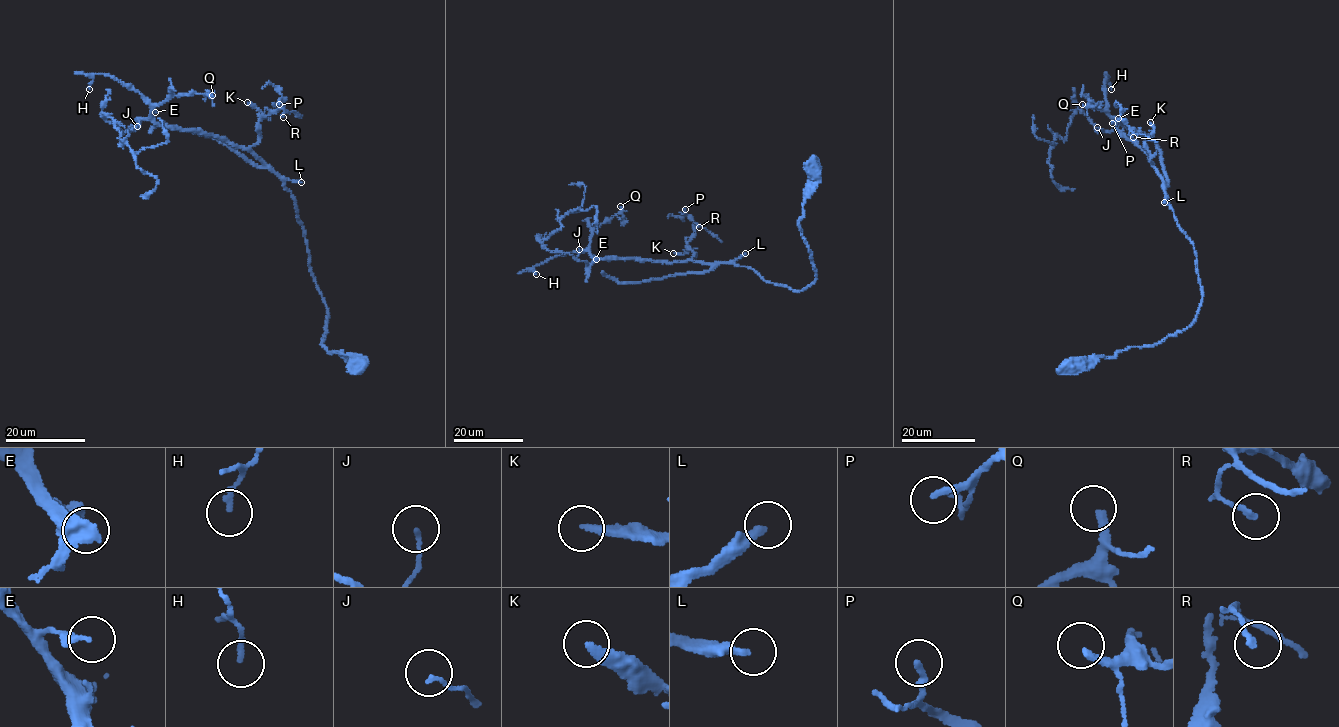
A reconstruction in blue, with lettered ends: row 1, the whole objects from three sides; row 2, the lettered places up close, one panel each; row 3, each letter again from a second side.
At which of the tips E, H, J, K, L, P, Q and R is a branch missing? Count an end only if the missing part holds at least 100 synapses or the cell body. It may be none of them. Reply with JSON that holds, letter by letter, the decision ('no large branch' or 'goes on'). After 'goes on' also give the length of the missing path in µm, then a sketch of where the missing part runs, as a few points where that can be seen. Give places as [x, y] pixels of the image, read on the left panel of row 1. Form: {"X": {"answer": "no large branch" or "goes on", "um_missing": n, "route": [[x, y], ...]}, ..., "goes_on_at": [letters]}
{"E": {"answer": "no large branch"}, "H": {"answer": "no large branch"}, "J": {"answer": "no large branch"}, "K": {"answer": "no large branch"}, "L": {"answer": "goes on", "um_missing": 120, "route": [[301, 182], [286, 272], [251, 277], [219, 255], [224, 241], [246, 284], [197, 296], [205, 271]]}, "P": {"answer": "no large branch"}, "Q": {"answer": "goes on", "um_missing": 60, "route": [[212, 95], [256, 114], [288, 88], [284, 75], [258, 107]]}, "R": {"answer": "no large branch"}, "goes_on_at": ["L", "Q"]}

